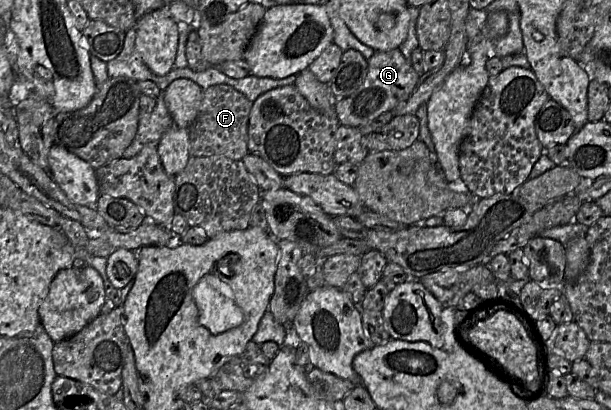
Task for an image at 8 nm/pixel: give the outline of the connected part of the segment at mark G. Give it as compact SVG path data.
M399 48L389 51L375 51L368 60L368 72L363 84L350 95L337 98L336 117L340 125L360 128L381 114L392 111L408 98L416 87L420 75L414 70L410 59L406 59Z

